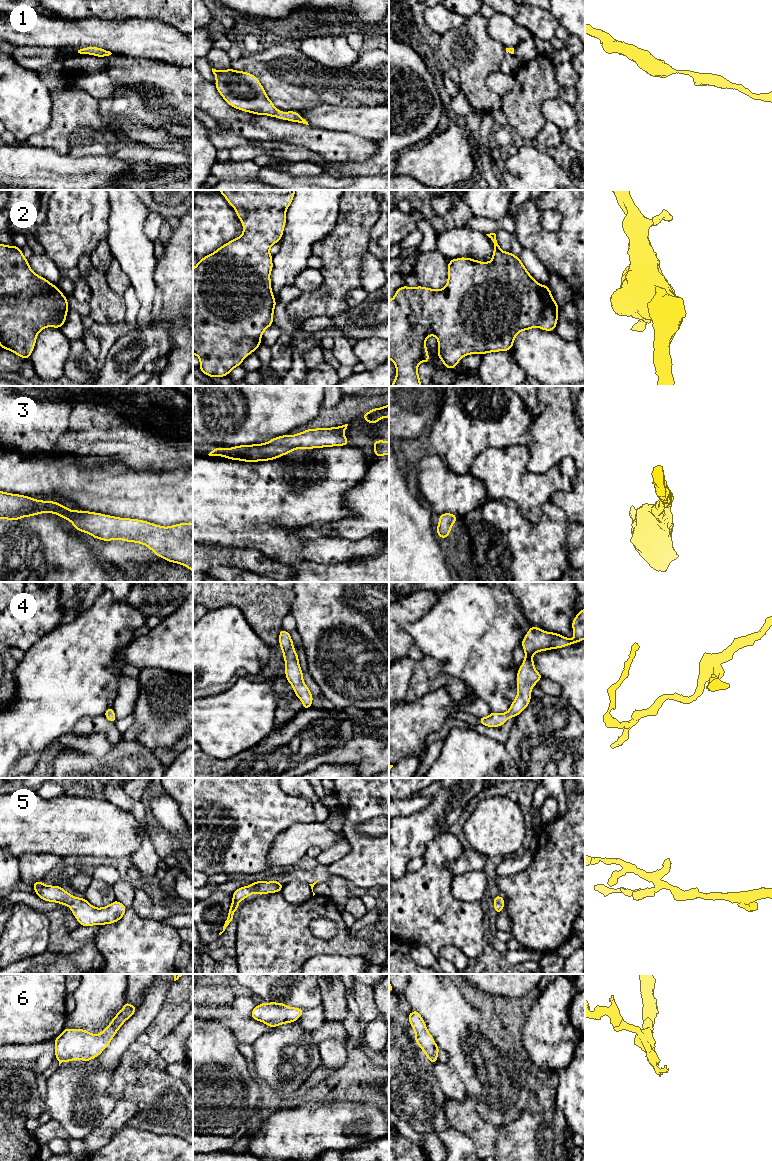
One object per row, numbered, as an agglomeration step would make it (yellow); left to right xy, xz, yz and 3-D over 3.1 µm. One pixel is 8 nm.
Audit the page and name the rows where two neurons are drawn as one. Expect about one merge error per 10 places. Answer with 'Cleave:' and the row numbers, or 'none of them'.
Cleave: none of them

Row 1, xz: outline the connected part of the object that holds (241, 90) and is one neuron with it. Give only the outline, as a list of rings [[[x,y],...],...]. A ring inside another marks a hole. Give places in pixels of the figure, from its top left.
[[[212,68],[212,72],[216,77],[216,83],[214,84],[216,89],[231,107],[252,114],[268,115],[275,118],[278,117],[281,120],[309,125],[308,122],[295,111],[281,112],[278,110],[267,96],[263,86],[255,75],[244,71],[235,71],[232,68],[222,71]]]

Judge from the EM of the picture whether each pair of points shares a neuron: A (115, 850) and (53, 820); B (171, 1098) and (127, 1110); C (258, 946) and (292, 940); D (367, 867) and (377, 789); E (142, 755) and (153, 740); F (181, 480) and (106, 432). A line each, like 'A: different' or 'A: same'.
A: same
B: different
C: same
D: same
E: different
F: different

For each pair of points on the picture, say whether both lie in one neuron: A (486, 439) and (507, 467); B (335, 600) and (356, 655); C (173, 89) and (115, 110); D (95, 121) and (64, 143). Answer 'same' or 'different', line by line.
A: different
B: same
C: same
D: same

